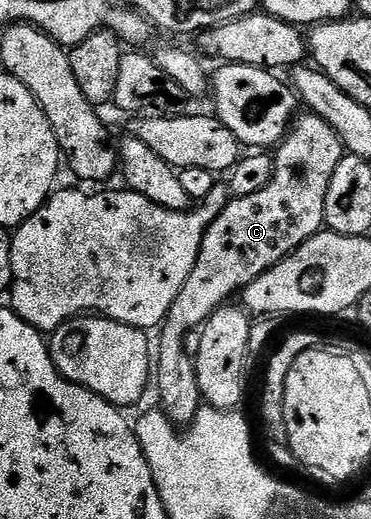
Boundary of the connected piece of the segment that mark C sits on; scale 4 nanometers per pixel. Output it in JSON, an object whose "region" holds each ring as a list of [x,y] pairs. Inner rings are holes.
{"region":[[[312,112],[302,113],[290,126],[288,134],[281,139],[273,158],[273,175],[271,180],[259,192],[251,192],[251,196],[233,198],[223,208],[223,212],[207,228],[203,244],[199,250],[199,260],[195,268],[191,268],[191,276],[187,276],[187,284],[183,284],[183,292],[175,296],[175,304],[171,304],[169,315],[159,327],[161,343],[155,346],[155,390],[161,397],[160,409],[169,417],[170,422],[178,427],[188,427],[190,422],[197,421],[198,412],[203,409],[203,399],[199,392],[197,364],[194,355],[185,347],[185,337],[205,325],[207,319],[218,308],[226,305],[233,293],[244,291],[263,272],[267,272],[275,264],[279,264],[288,254],[293,254],[300,246],[318,233],[325,226],[325,201],[327,188],[331,184],[331,176],[335,176],[335,168],[347,151],[341,145],[341,138],[335,128],[327,120]]]}

